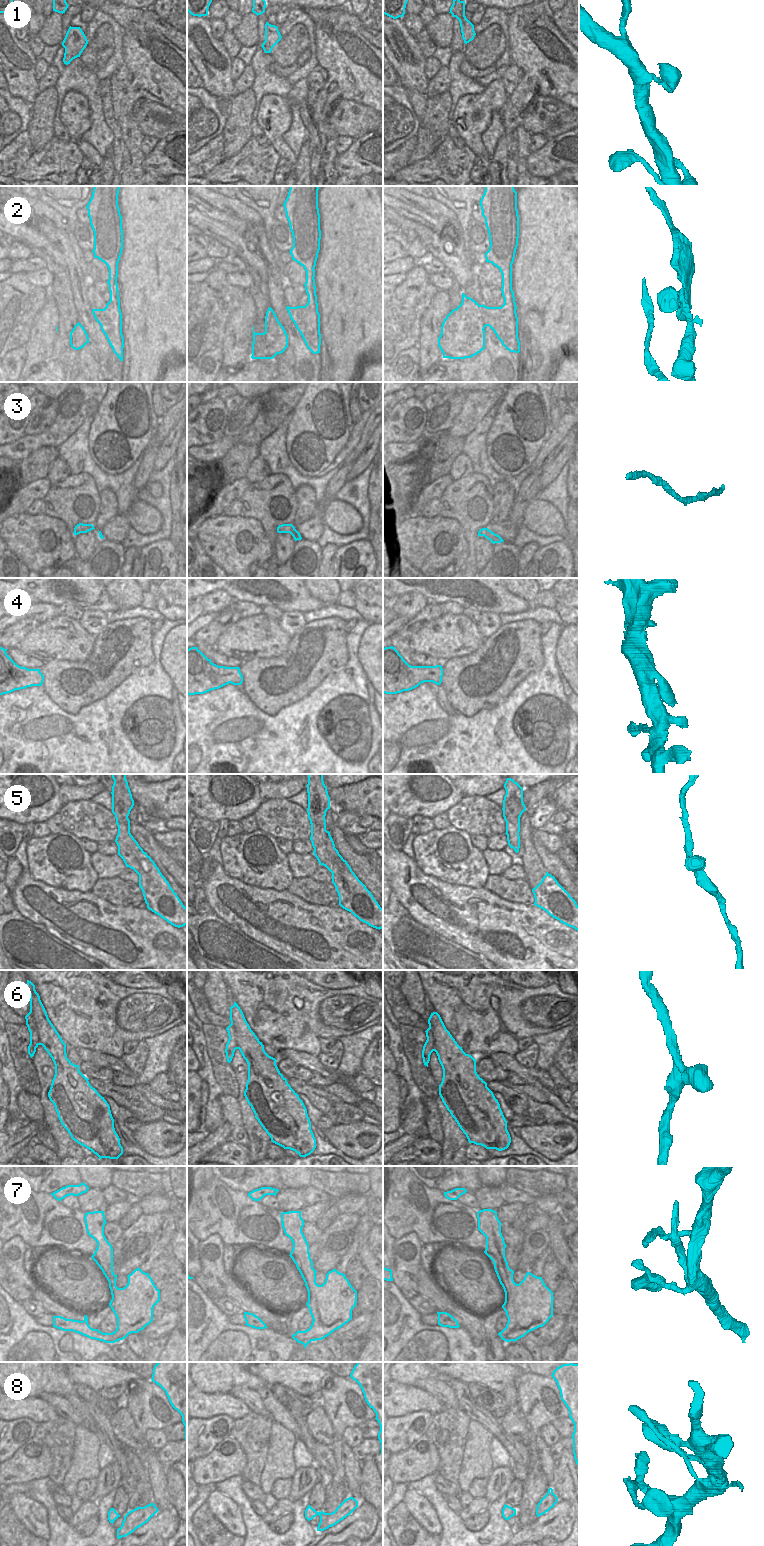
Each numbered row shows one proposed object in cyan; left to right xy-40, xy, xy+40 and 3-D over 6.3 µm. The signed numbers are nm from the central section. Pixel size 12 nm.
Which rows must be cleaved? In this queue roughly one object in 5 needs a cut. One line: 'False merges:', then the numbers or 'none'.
False merges: 6, 7

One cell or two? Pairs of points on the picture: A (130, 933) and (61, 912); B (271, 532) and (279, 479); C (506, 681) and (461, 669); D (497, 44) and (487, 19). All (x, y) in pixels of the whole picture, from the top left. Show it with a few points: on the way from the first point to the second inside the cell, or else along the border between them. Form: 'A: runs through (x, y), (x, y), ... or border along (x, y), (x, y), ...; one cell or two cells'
A: runs through (113, 932), (103, 931), (78, 919); one cell
B: runs through (270, 519), (269, 506), (271, 504), (272, 492); one cell
C: runs through (493, 681), (466, 680); one cell
D: border along (476, 35), (492, 24), (497, 24), (505, 38); two cells

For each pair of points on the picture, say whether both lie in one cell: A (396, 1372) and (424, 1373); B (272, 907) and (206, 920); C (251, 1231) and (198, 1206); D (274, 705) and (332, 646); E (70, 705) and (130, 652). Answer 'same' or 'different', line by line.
A: same
B: different
C: same
D: same
E: same

